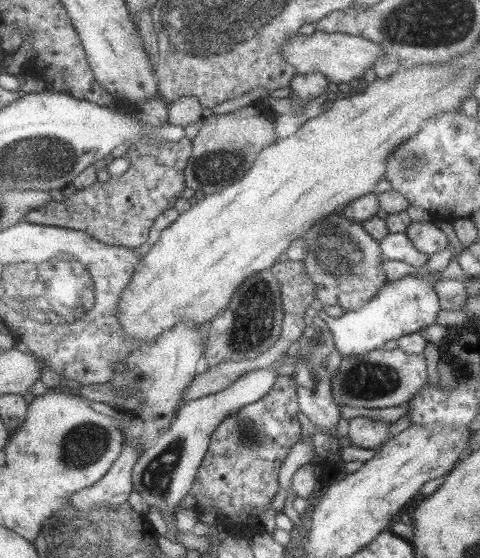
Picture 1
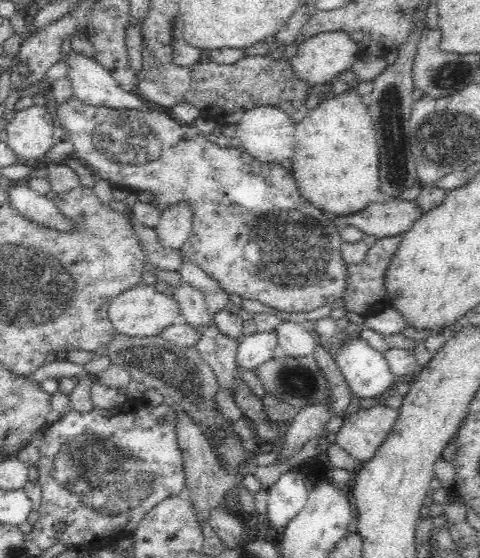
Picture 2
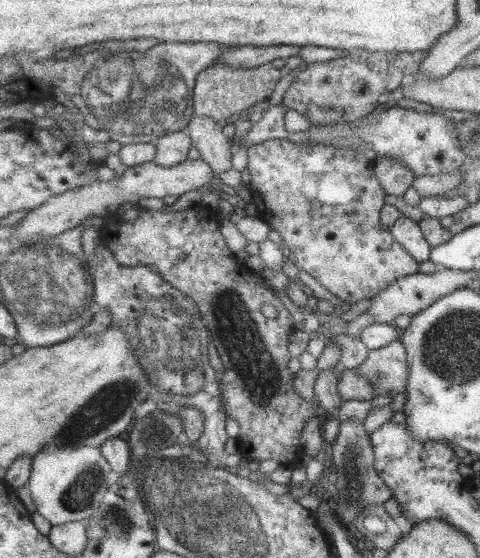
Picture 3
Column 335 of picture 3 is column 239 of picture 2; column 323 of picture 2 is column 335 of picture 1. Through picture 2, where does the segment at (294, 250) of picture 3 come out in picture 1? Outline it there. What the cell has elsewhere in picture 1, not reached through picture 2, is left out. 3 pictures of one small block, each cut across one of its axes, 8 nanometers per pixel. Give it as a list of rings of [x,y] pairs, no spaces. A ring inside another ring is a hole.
[[[333,212],[305,232],[303,267],[314,287],[314,298],[327,306],[354,311],[367,303],[385,284],[380,244],[363,229],[360,222]]]

